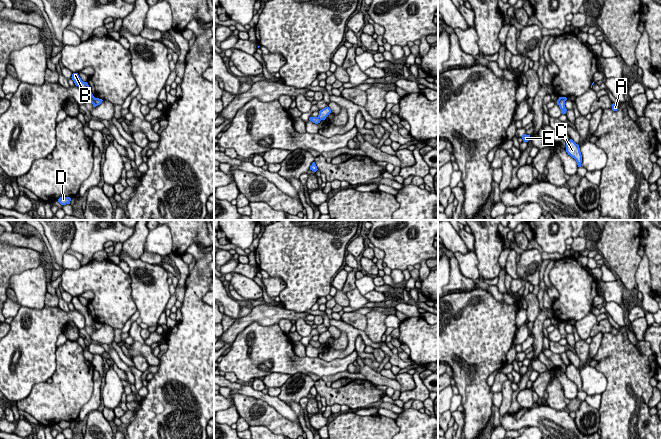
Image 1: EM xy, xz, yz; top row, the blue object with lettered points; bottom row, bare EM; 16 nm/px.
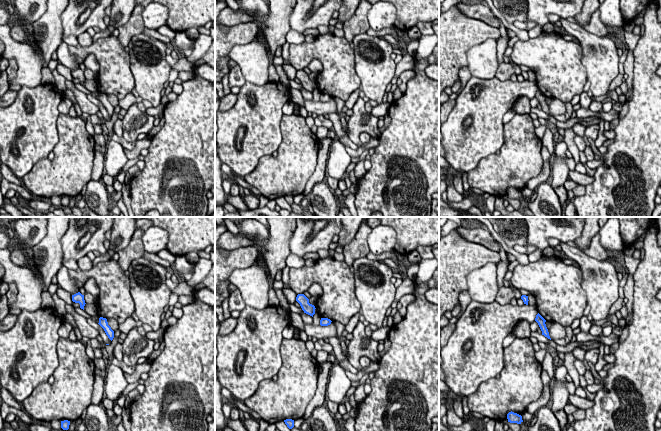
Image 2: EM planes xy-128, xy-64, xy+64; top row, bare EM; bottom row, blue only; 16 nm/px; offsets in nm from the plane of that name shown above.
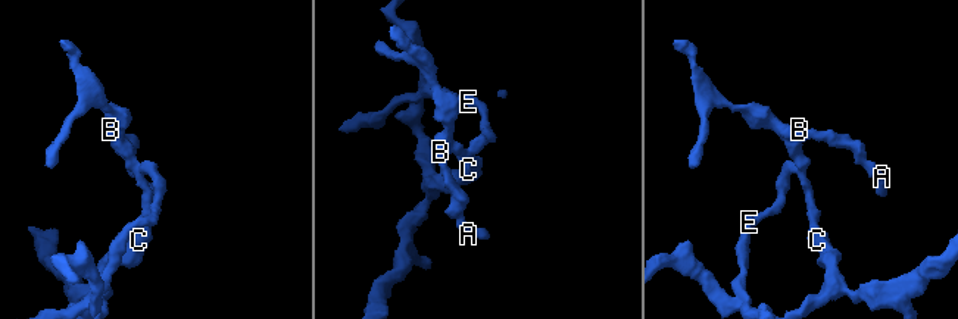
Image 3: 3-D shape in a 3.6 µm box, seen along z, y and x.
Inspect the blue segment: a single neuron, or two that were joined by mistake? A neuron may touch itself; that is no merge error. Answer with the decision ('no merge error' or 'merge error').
merge error

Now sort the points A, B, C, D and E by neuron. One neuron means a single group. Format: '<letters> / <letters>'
A B C D / E

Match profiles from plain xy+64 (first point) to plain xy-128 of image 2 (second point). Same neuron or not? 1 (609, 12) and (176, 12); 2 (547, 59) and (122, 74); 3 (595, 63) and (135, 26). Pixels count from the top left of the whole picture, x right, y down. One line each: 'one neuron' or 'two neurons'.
1: two neurons
2: one neuron
3: two neurons

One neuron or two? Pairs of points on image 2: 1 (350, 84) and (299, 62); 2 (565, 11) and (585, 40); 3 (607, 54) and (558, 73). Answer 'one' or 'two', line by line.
1: one
2: two
3: two

